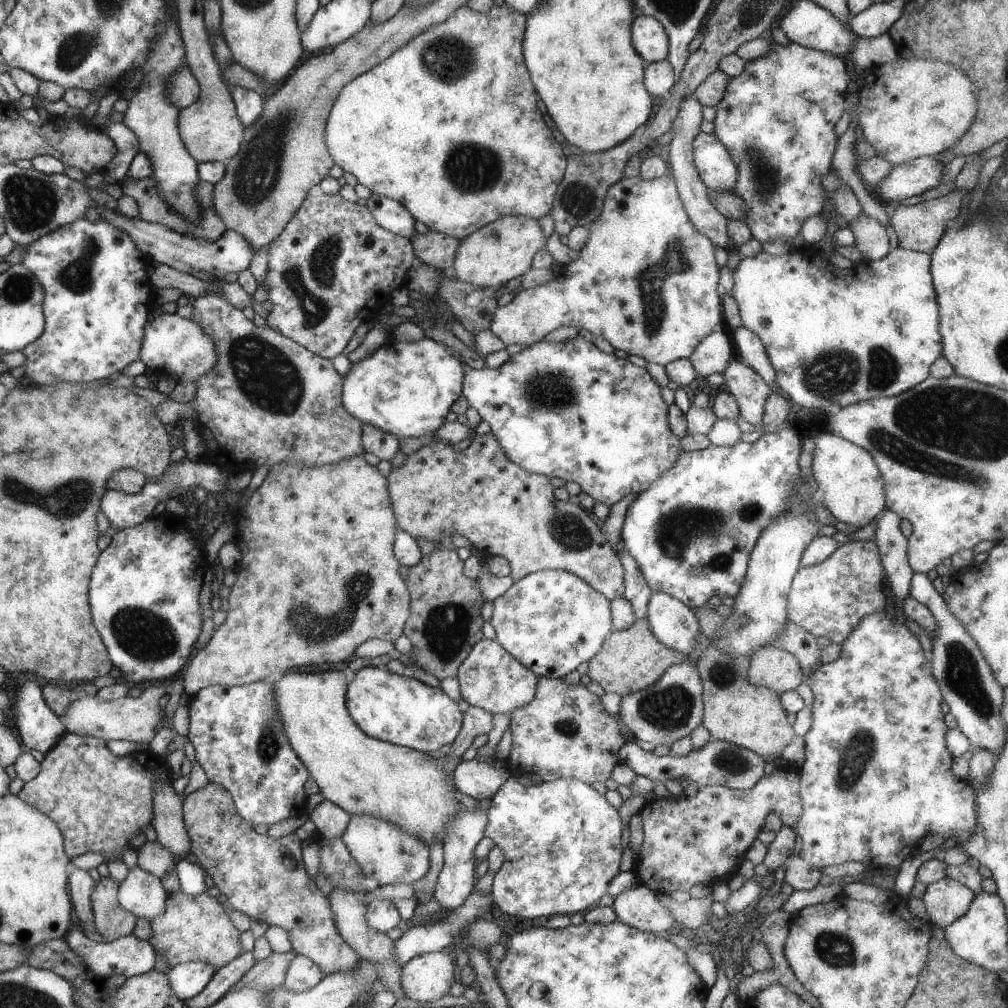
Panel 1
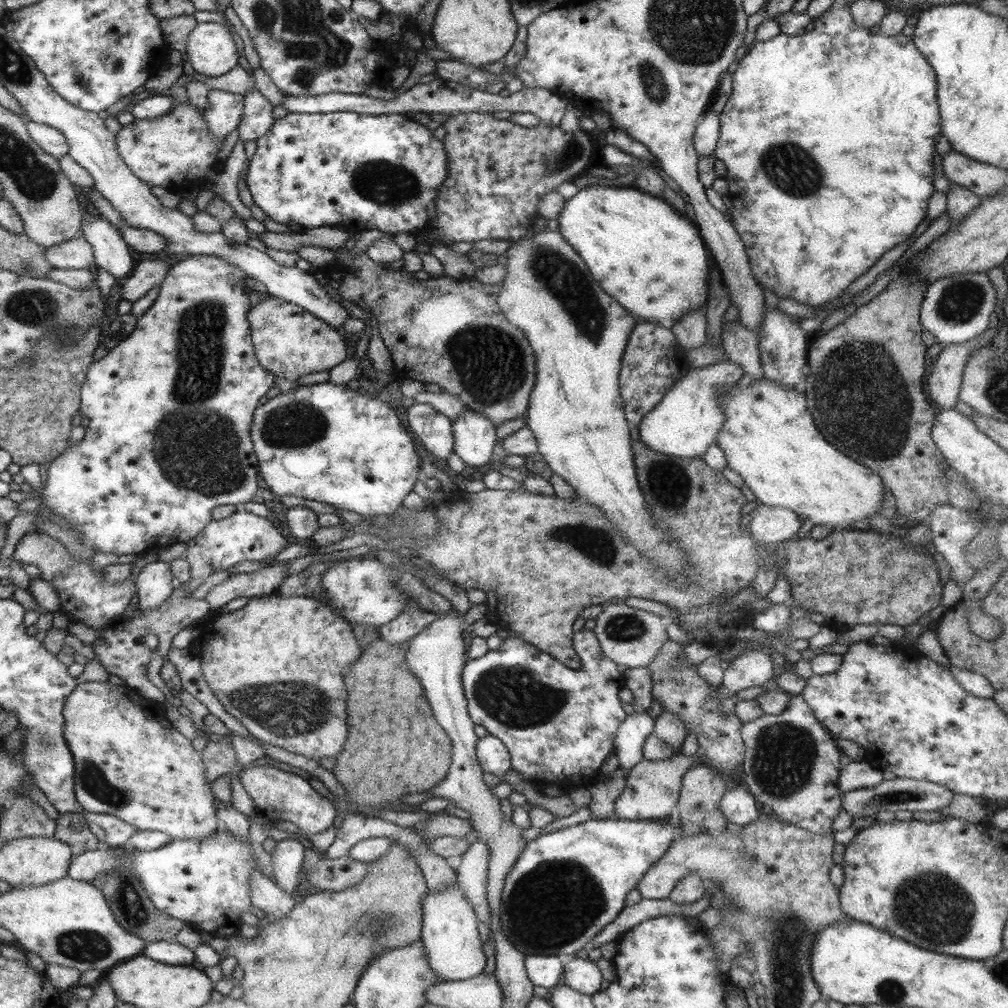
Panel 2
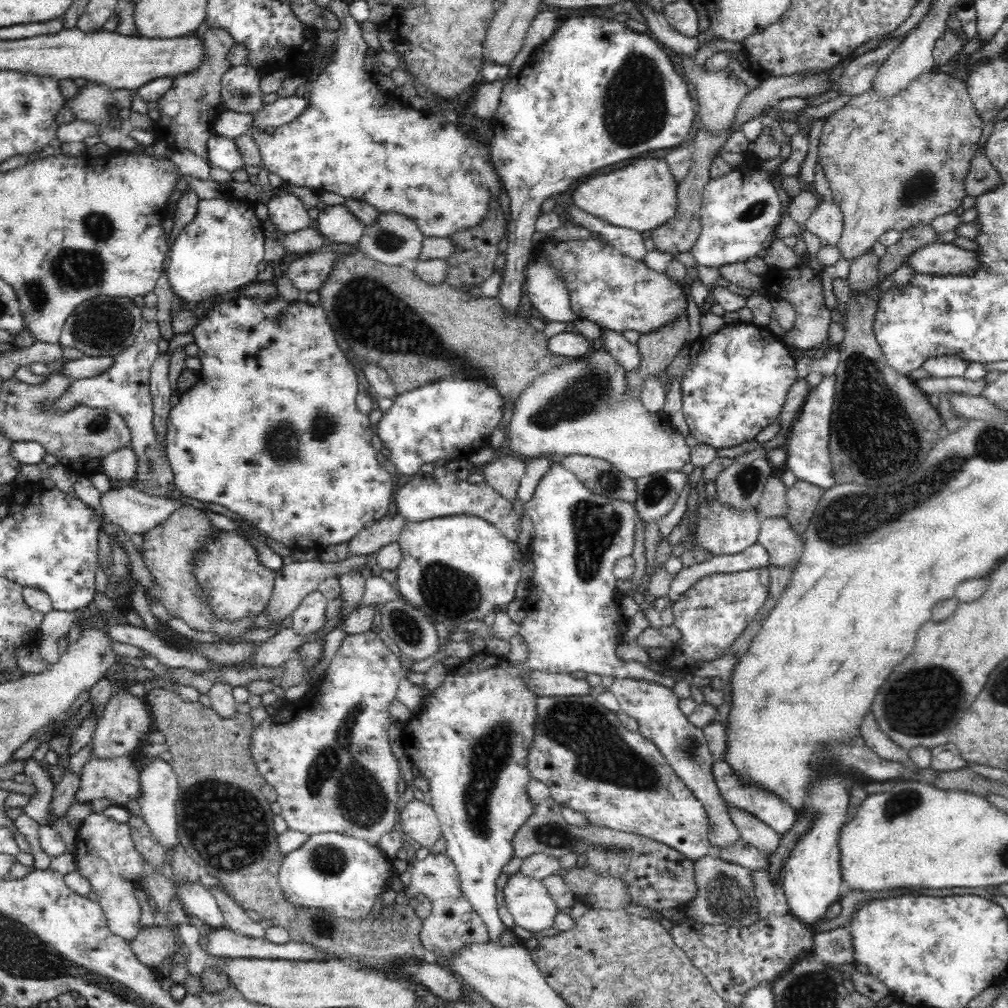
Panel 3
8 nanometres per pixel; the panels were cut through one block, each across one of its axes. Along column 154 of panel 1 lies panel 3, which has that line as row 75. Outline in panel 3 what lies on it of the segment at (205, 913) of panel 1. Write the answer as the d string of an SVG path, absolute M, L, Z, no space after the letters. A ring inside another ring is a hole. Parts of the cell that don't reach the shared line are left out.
M944 72L920 74L906 90L894 94L894 98L868 90L830 114L820 136L818 164L830 182L834 206L842 210L844 216L844 232L836 244L842 250L842 258L860 258L872 250L874 242L886 230L898 230L902 234L908 228L932 224L938 216L956 214L966 198L964 178L974 154L980 150L982 130L982 114L974 110L968 84Z

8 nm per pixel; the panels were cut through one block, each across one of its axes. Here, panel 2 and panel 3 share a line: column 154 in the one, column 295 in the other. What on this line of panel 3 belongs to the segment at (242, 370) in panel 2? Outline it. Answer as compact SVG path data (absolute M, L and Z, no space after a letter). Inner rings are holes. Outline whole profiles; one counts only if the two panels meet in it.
M240 296L240 298L236 298L236 300L230 300L230 302L224 302L224 304L216 306L216 308L214 308L206 318L202 318L202 320L198 322L198 326L192 330L192 336L194 336L194 340L196 340L196 344L198 344L198 350L200 350L200 352L198 352L198 358L200 358L200 362L202 362L202 370L198 372L198 378L200 378L200 380L206 380L206 382L204 382L204 384L194 384L190 390L186 390L186 392L182 394L182 400L170 410L170 416L168 416L168 420L166 420L166 424L168 424L168 426L166 426L168 462L170 462L170 468L172 468L172 472L174 472L176 488L178 488L184 496L188 496L188 498L196 498L196 500L200 500L200 502L204 502L204 504L214 502L214 504L220 504L220 506L224 506L224 508L240 514L248 524L252 524L252 526L254 526L256 530L260 530L260 532L266 532L270 538L278 540L278 544L284 544L288 550L322 550L322 548L328 548L328 546L338 546L338 544L350 542L362 528L366 528L366 526L370 526L370 524L376 524L378 520L382 520L382 516L388 514L390 498L392 498L392 492L394 492L392 478L390 478L390 474L388 474L386 470L382 470L382 468L378 466L378 462L376 462L376 450L372 448L372 434L374 434L376 428L370 424L368 416L362 414L362 412L356 408L356 394L358 394L358 378L356 378L356 372L354 372L352 364L348 362L346 354L342 352L342 348L338 346L334 334L336 334L336 332L332 332L330 322L328 322L328 316L326 316L326 312L322 310L320 302L318 302L318 304L308 304L308 300L304 300L304 298L300 298L300 300L294 302L294 304L290 304L290 302L286 302L284 298L280 298L280 296L278 296L278 298L270 298L268 302L264 302L264 300L260 300L260 298Z

